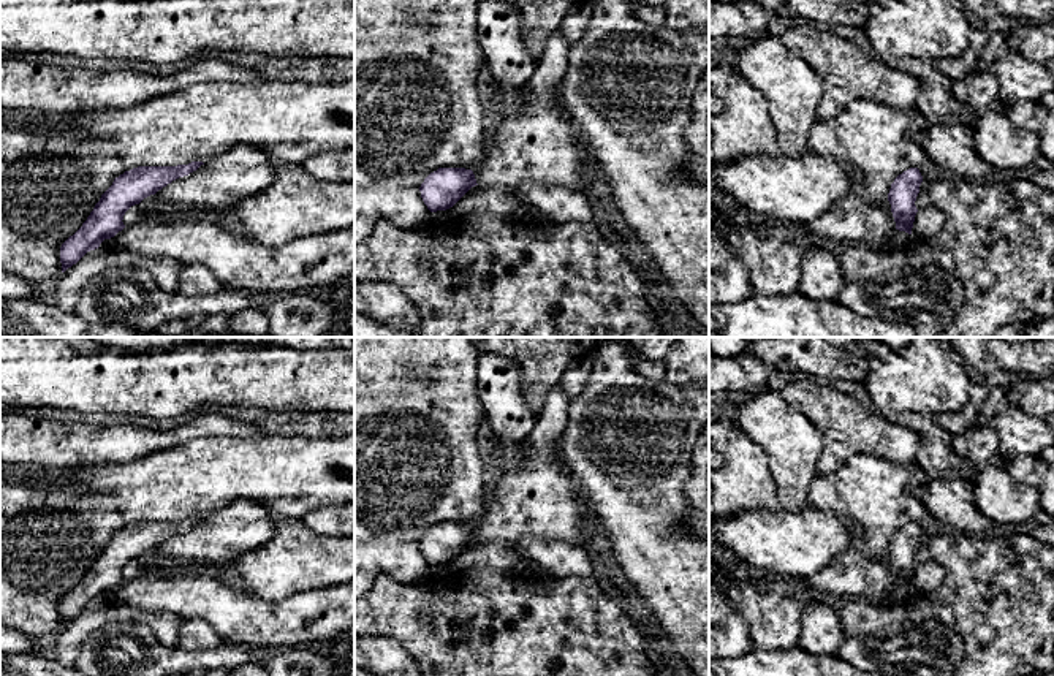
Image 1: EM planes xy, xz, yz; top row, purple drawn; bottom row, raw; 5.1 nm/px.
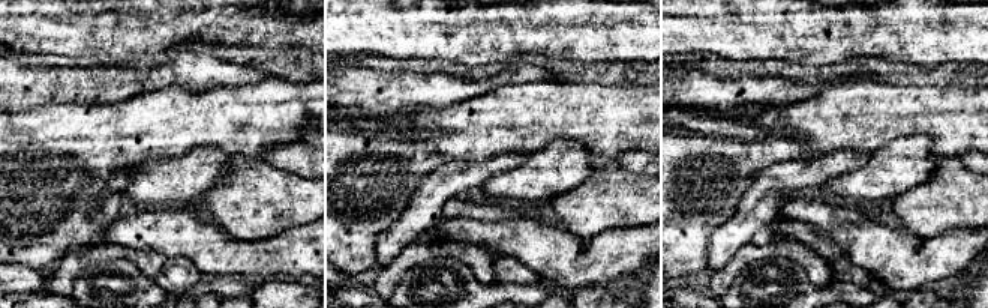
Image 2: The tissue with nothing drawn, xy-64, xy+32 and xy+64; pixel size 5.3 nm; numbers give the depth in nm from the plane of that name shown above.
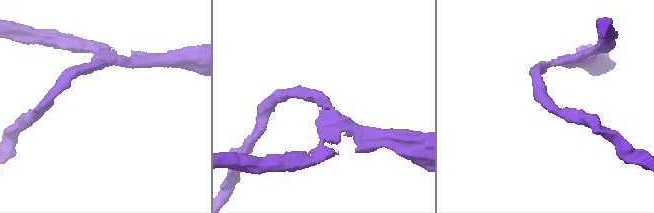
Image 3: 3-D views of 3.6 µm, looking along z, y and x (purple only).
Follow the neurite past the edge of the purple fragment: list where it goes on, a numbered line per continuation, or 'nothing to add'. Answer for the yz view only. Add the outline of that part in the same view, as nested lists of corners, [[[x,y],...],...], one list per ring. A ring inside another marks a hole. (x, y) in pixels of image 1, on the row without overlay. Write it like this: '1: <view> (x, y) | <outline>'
nothing to add

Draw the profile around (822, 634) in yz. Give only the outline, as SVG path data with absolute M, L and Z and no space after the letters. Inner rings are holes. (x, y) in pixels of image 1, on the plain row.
M809 603L804 610L799 646L817 655L837 655L845 638L837 610L828 603Z

